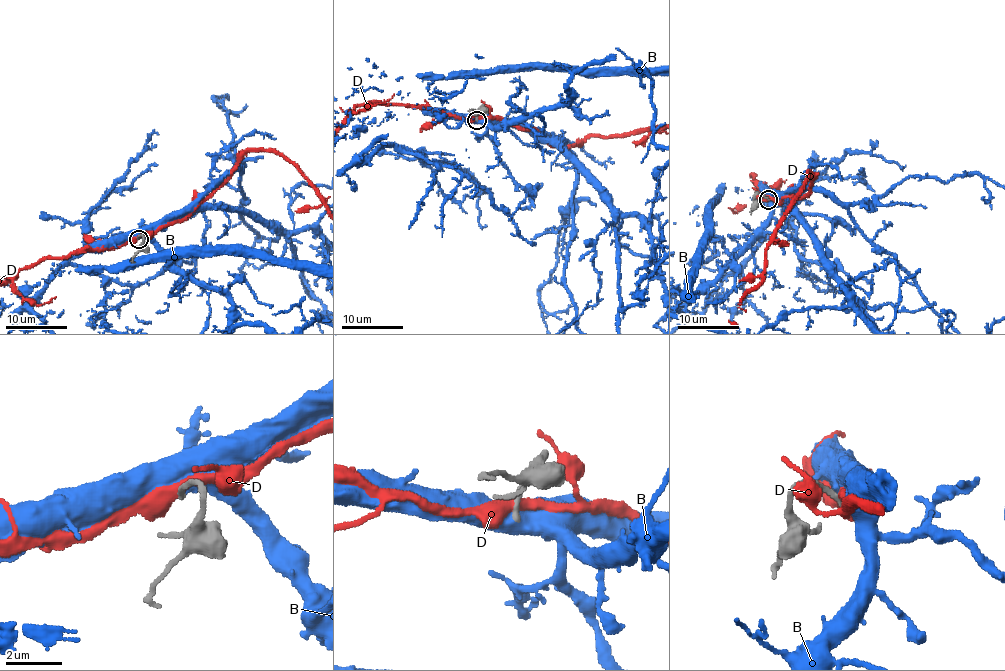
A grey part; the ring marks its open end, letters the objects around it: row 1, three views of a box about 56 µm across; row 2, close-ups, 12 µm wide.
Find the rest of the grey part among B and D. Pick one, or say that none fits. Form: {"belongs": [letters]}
{"belongs": []}

